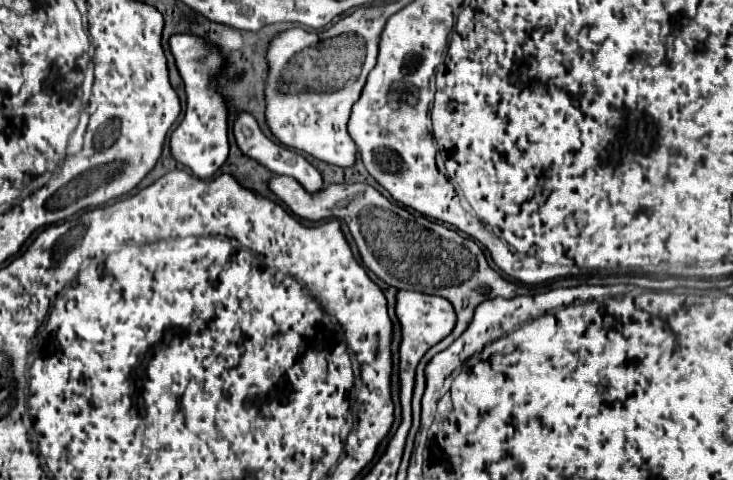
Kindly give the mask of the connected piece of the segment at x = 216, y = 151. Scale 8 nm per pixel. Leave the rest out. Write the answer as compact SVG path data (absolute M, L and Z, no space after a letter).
M177 34L169 38L169 50L175 58L177 70L185 82L187 112L181 124L173 130L169 138L171 154L177 162L191 168L199 178L211 178L227 160L229 140L227 140L227 106L225 100L209 86L209 72L219 72L223 66L223 56L217 48L203 46L203 42L191 34Z

